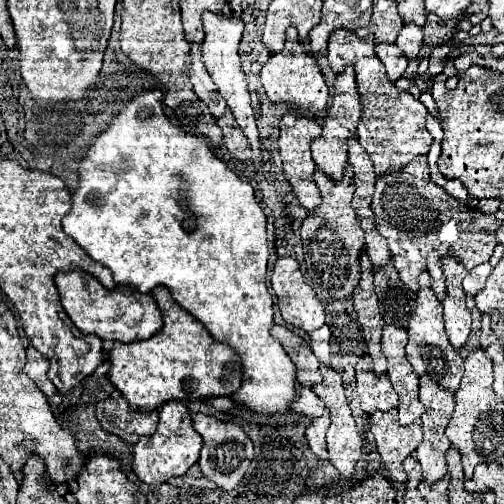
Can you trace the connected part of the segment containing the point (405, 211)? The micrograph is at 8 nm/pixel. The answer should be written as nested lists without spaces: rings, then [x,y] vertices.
[[[424,155],[412,159],[412,163],[408,163],[404,169],[392,171],[376,181],[372,211],[376,229],[388,241],[394,267],[400,273],[404,285],[410,291],[416,291],[418,275],[428,271],[438,301],[444,301],[446,295],[442,259],[454,257],[466,269],[488,262],[494,247],[498,245],[496,229],[502,225],[496,215],[464,205],[456,197],[448,195],[442,187],[432,183]]]

